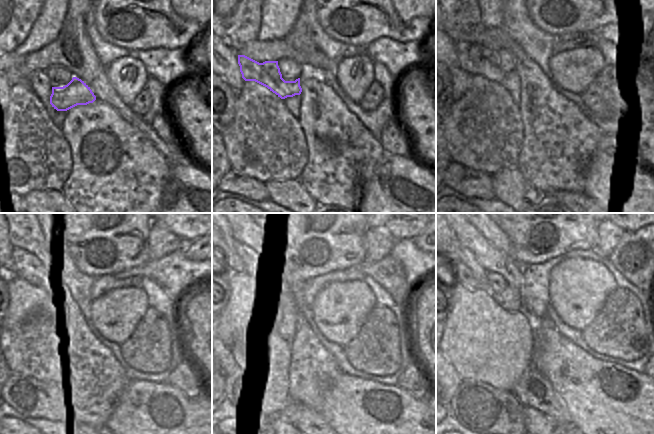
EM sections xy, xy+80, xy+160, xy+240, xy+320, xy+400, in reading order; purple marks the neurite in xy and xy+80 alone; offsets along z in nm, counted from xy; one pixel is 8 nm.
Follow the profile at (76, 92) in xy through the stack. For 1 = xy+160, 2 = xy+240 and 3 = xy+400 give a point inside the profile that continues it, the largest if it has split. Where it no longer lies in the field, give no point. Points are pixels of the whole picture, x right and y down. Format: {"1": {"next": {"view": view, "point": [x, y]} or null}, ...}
{"1": {"next": {"view": "xy+160", "point": [481, 60]}}, "2": {"next": {"view": "xy+240", "point": [28, 267]}}, "3": {"next": {"view": "xy+400", "point": [468, 256]}}}

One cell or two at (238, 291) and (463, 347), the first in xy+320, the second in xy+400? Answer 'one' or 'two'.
one

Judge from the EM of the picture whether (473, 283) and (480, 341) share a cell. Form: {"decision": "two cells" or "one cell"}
{"decision": "two cells"}

